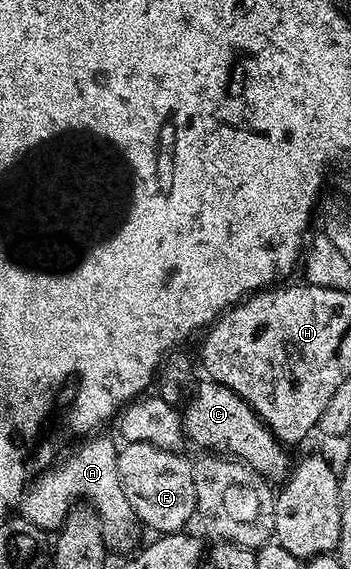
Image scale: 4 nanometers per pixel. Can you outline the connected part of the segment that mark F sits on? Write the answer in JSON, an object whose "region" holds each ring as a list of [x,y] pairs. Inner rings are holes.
{"region":[[[128,442],[118,451],[118,471],[120,485],[124,487],[124,497],[132,504],[132,512],[144,524],[155,539],[175,538],[192,534],[203,529],[201,518],[195,516],[196,484],[194,483],[194,462],[185,458],[185,453],[176,450],[156,448],[147,442]]]}

